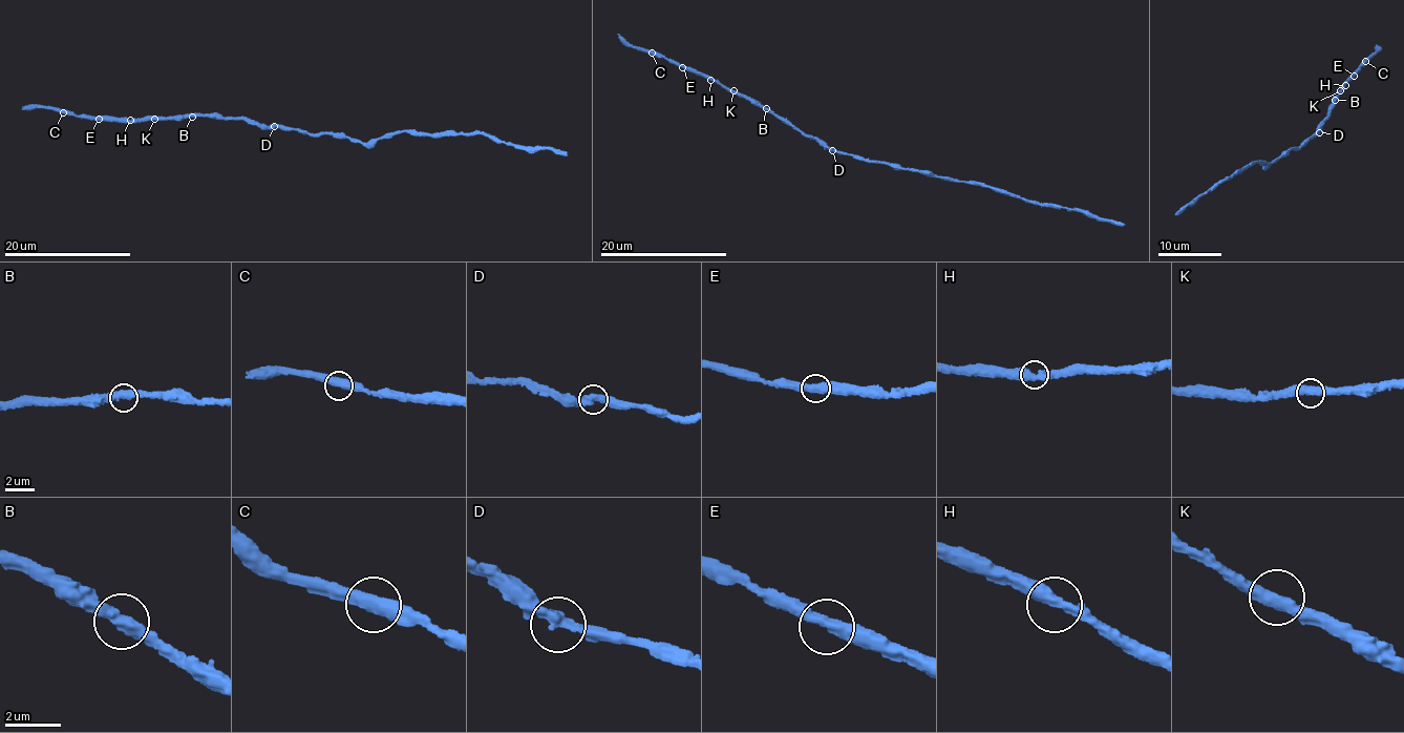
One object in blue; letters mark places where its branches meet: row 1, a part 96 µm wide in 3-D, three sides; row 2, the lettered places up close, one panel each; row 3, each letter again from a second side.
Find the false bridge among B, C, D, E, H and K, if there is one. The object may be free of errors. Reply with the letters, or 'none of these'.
none of these

